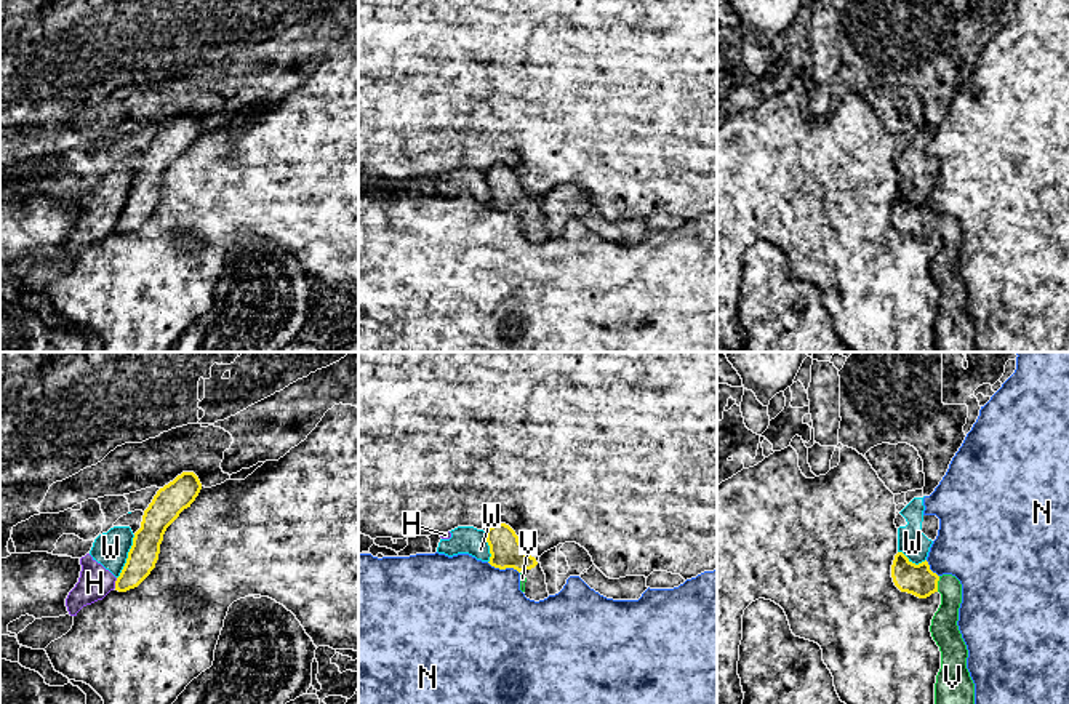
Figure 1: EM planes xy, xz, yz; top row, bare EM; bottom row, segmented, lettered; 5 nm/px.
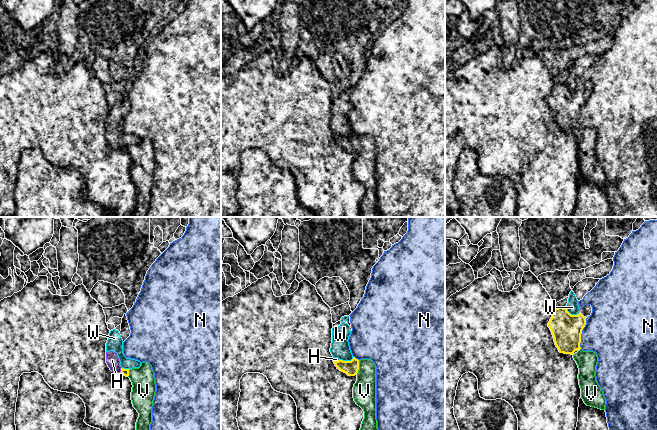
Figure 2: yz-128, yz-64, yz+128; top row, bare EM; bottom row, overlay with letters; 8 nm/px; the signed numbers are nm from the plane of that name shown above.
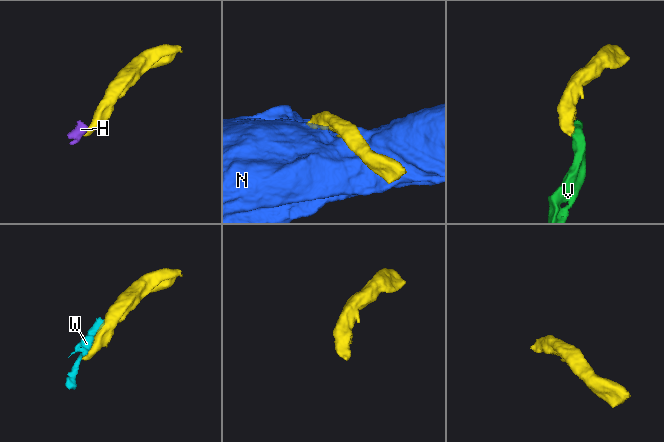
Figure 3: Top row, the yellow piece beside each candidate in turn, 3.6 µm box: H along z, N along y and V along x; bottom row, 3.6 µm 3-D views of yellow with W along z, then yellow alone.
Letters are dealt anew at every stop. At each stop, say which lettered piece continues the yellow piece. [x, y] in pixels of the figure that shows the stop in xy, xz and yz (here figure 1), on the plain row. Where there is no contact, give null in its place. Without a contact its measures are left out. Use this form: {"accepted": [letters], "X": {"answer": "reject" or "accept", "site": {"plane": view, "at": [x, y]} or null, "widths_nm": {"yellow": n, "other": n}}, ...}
{"accepted": ["V"], "H": {"answer": "reject", "site": {"plane": "xy", "at": [116, 224]}, "widths_nm": {"yellow": 150, "other": 170}}, "N": {"answer": "reject", "site": {"plane": "xz", "at": [503, 210]}, "widths_nm": {"yellow": 160, "other": 480}}, "V": {"answer": "accept", "site": {"plane": "yz", "at": [936, 226]}, "widths_nm": {"yellow": 160, "other": 140}}, "W": {"answer": "reject", "site": {"plane": "xy", "at": [128, 199]}, "widths_nm": {"yellow": 150, "other": 180}}}

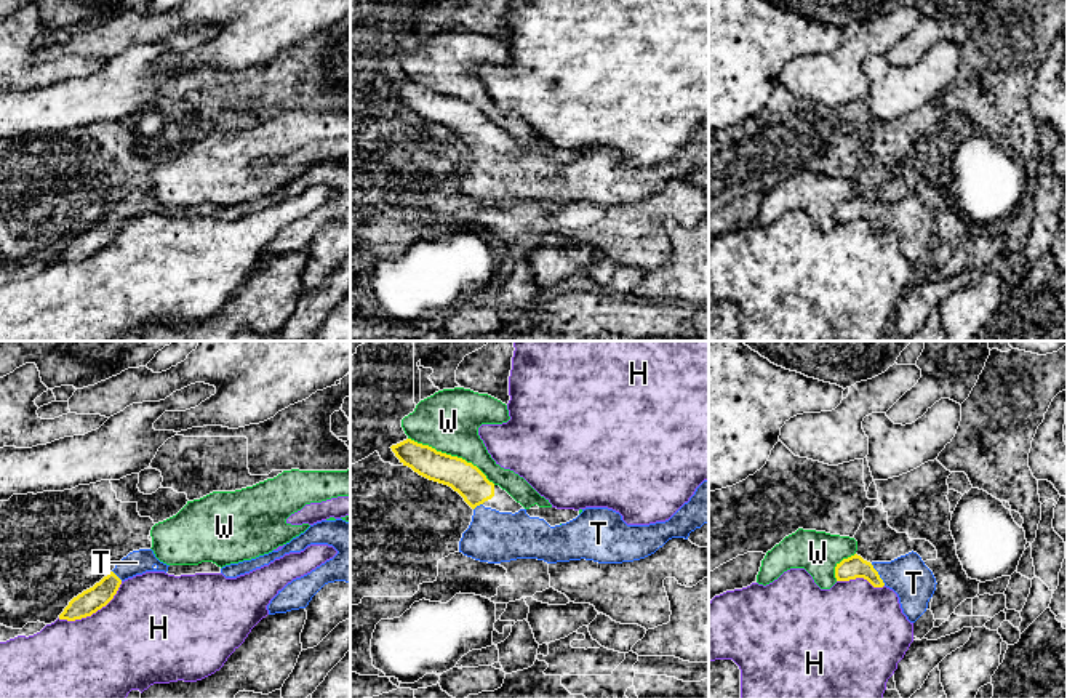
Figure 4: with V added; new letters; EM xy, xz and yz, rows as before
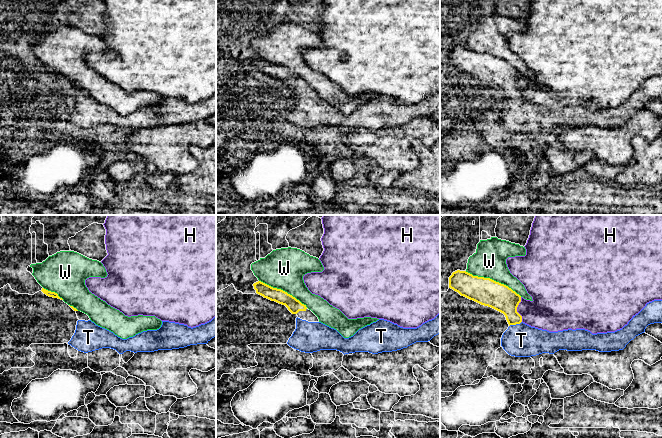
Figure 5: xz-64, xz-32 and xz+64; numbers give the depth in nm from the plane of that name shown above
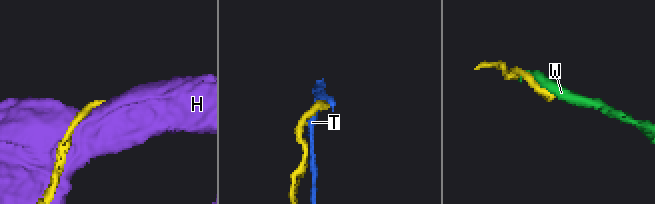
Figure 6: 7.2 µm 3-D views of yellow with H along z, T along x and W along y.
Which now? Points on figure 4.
{"accepted": ["T"], "H": {"answer": "reject", "site": {"plane": "xy", "at": [93, 253]}, "widths_nm": {"yellow": 120, "other": 460}}, "T": {"answer": "accept", "site": {"plane": "yz", "at": [879, 216]}, "widths_nm": {"yellow": 120, "other": 200}}, "W": {"answer": "reject", "site": {"plane": "xz", "at": [450, 96]}, "widths_nm": {"yellow": 160, "other": 300}}}

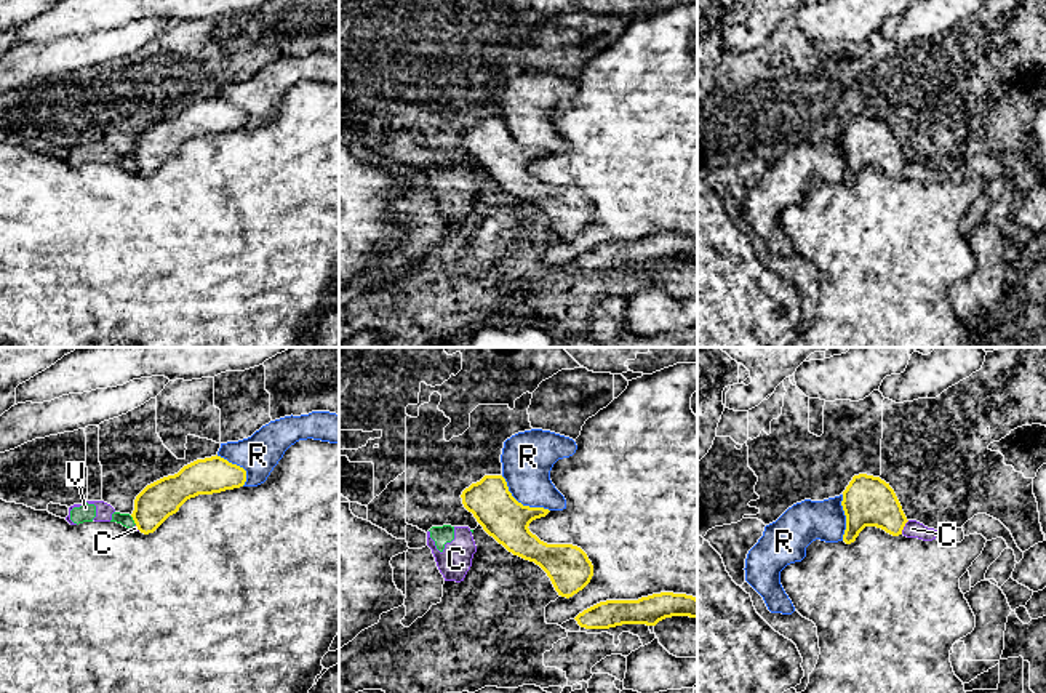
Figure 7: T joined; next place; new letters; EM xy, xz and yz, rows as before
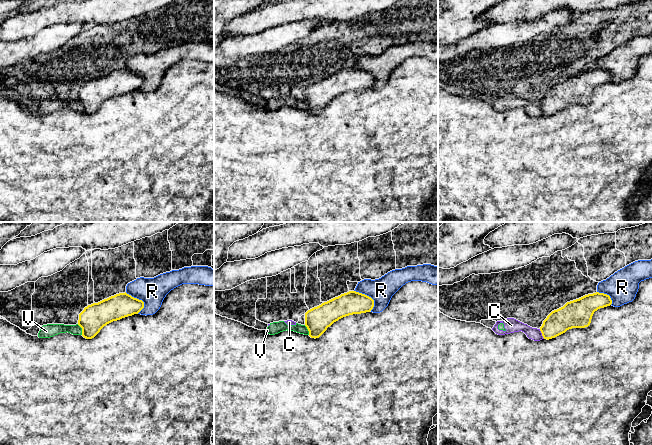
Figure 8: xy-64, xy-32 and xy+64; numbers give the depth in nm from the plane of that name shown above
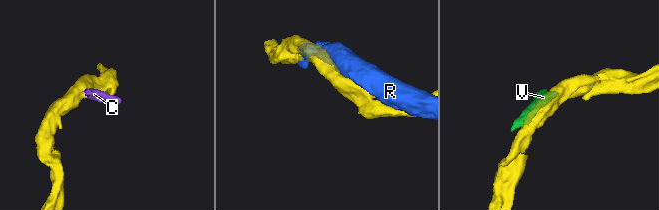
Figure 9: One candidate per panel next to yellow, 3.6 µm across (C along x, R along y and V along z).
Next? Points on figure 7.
{"accepted": [], "C": {"answer": "reject", "site": {"plane": "yz", "at": [904, 167]}, "widths_nm": {"yellow": 260, "other": 90}}, "R": {"answer": "reject", "site": {"plane": "xz", "at": [520, 144]}, "widths_nm": {"yellow": 220, "other": 260}}, "V": {"answer": "reject", "site": {"plane": "xy", "at": [133, 160]}, "widths_nm": {"yellow": 190, "other": 70}}}

